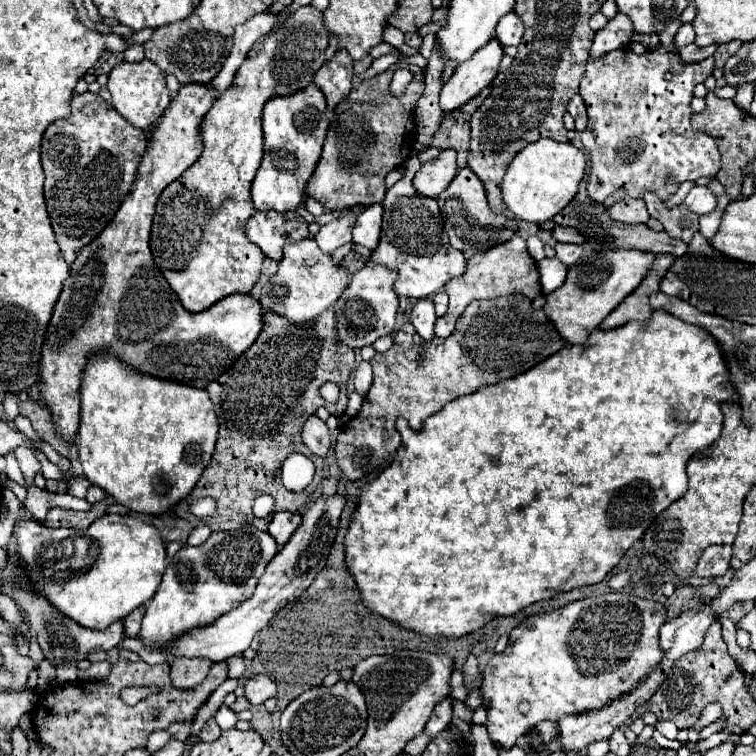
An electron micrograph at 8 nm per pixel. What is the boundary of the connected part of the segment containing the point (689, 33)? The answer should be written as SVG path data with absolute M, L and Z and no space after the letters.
M691 23L681 25L681 27L679 27L679 31L677 31L677 35L675 35L675 45L677 45L677 47L685 47L685 45L693 43L693 39L695 39L693 25L691 25Z

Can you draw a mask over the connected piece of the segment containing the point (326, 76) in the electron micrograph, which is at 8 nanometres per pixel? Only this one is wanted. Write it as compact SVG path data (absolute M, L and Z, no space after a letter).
M337 51L335 57L315 73L313 81L325 93L327 107L335 109L335 105L341 103L351 91L353 59L345 51Z

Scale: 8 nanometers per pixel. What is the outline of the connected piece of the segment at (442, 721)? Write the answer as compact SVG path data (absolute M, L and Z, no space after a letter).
M445 699L441 701L435 709L433 709L433 715L431 719L427 721L425 725L425 733L435 737L437 733L441 733L441 729L445 729L449 723L451 723L451 717L453 717L453 711L451 711L451 699Z

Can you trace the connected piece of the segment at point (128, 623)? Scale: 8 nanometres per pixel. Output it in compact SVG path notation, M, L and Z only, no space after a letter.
M145 605L137 607L131 615L127 615L123 619L123 623L125 623L125 637L137 637L139 627L141 627L141 619L143 619L143 613L145 613Z

